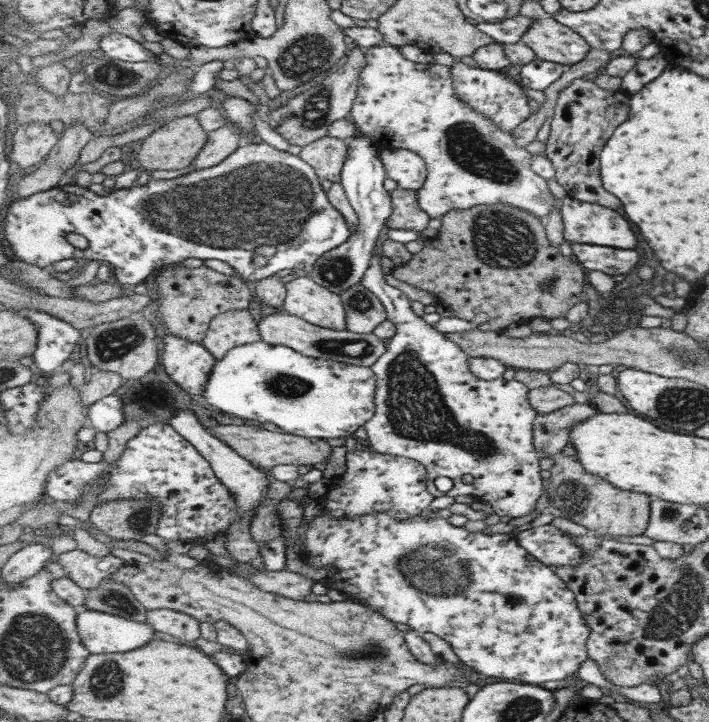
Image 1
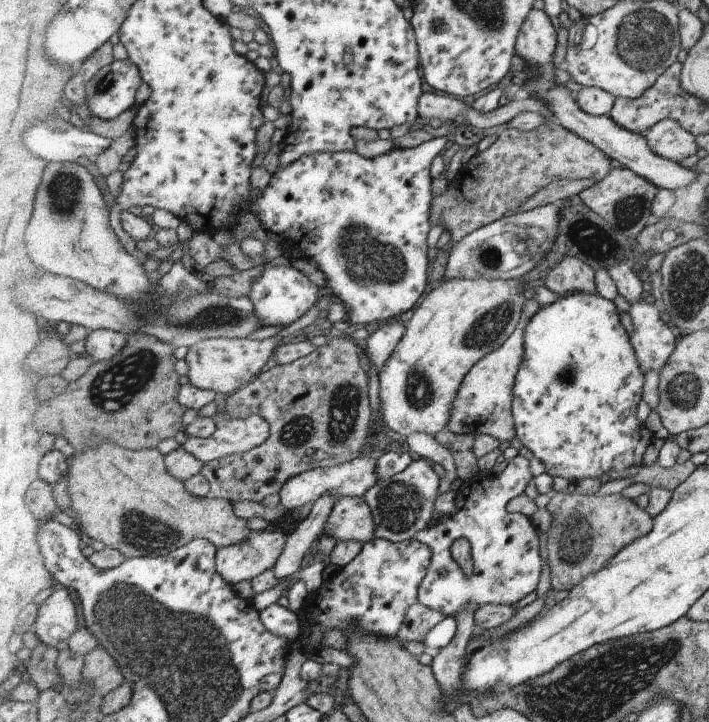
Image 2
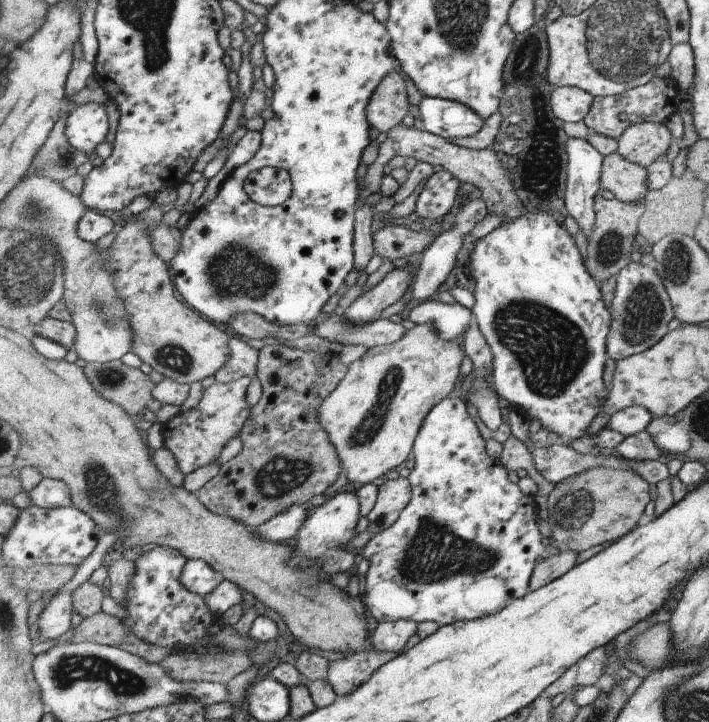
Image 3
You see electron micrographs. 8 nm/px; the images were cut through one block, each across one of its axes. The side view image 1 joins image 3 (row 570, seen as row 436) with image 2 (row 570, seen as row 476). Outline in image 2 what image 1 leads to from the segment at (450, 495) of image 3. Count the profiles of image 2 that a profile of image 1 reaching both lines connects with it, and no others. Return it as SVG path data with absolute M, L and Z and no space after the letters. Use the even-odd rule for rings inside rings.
M517 454L509 460L505 470L500 475L491 475L479 470L472 478L469 478L456 493L455 509L439 519L437 526L429 527L419 532L416 537L429 546L433 552L430 570L423 579L418 592L418 602L429 608L446 612L448 616L455 617L463 607L473 607L477 612L484 604L513 605L531 592L537 590L541 582L543 572L543 556L541 556L541 536L539 530L533 526L531 518L520 513L509 514L507 504L515 496L526 492L529 481L533 479L529 460L525 456ZM465 538L471 548L473 570L470 577L461 570L461 566L451 556L451 546L455 540Z

